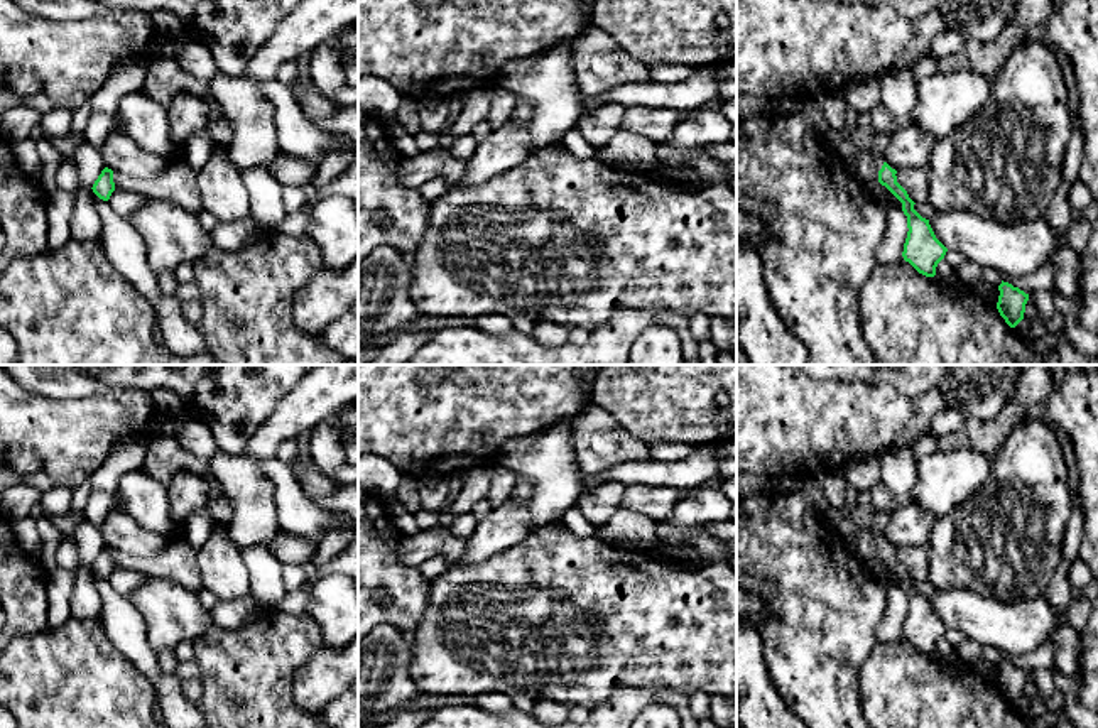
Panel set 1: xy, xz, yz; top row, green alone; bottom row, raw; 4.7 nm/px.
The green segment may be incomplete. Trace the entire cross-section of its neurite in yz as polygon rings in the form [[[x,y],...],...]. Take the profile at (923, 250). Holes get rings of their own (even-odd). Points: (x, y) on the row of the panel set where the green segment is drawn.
[[[872,149],[858,157],[851,157],[846,166],[863,186],[878,181],[902,203],[902,211],[907,216],[909,228],[902,257],[919,274],[926,277],[934,277],[936,267],[944,258],[948,248],[936,238],[929,220],[922,218],[914,209],[916,203],[897,182],[897,171],[892,169],[887,162],[878,160],[873,155]]]

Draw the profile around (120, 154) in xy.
[[[113,130],[100,150],[105,166],[135,179],[150,179],[166,171],[167,160],[154,155],[127,133]]]

